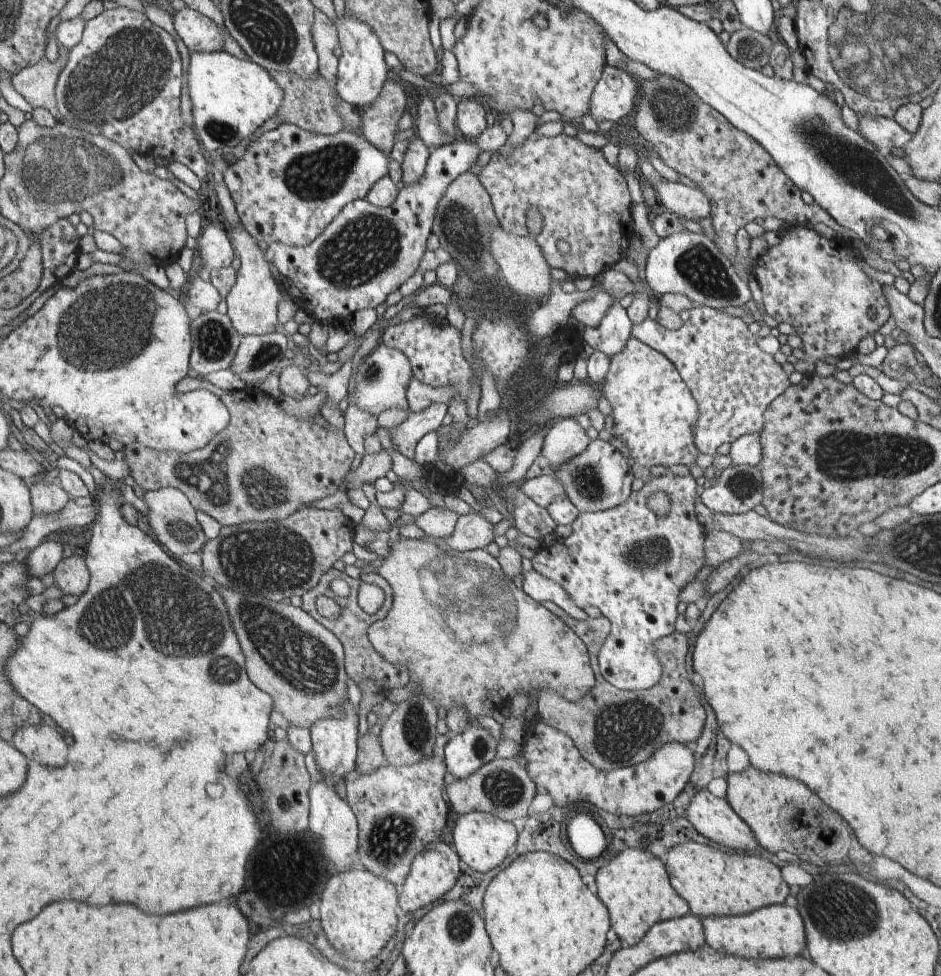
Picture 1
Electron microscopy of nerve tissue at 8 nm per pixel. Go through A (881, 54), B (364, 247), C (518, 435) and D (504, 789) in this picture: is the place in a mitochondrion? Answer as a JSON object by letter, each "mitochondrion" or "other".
{"A":"mitochondrion","B":"mitochondrion","C":"other","D":"mitochondrion"}

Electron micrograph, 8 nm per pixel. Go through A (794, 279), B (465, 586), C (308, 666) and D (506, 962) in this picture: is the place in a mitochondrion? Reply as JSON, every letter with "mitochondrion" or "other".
{"A":"other","B":"mitochondrion","C":"mitochondrion","D":"other"}

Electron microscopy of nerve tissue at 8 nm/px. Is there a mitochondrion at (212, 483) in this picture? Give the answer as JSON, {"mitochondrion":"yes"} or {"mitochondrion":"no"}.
{"mitochondrion":"yes"}

